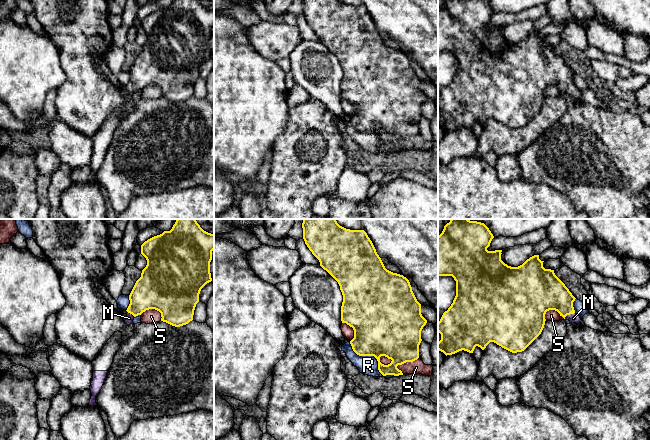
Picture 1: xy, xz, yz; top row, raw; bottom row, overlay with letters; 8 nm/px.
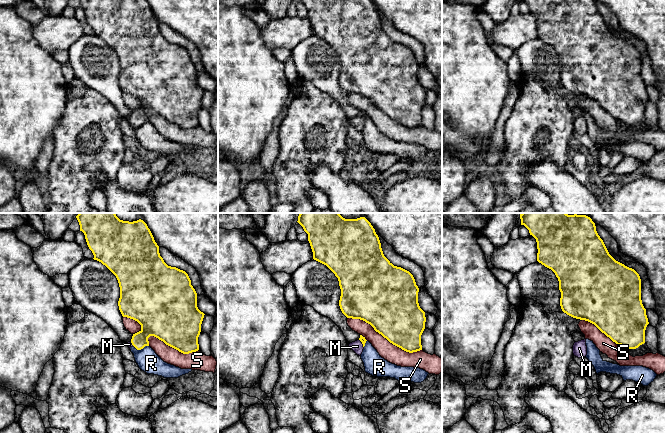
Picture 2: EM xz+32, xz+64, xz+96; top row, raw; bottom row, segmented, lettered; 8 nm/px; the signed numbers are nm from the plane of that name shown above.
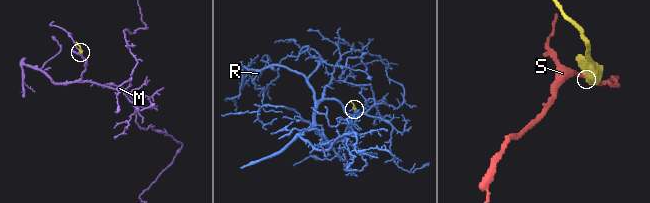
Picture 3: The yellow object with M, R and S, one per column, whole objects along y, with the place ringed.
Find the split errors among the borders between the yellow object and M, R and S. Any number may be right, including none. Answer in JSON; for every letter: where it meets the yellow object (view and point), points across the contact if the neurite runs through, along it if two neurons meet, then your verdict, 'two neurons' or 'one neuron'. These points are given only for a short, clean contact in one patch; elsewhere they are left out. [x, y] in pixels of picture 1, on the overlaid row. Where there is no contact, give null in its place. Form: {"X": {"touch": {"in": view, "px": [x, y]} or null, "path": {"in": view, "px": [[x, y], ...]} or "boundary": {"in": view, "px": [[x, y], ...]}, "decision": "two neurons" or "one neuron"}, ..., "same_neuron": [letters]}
{"M": {"touch": {"in": "yz", "px": [568, 314]}, "path": {"in": "yz", "px": [[546, 292], [568, 314], [573, 318]]}, "decision": "one neuron"}, "R": {"touch": {"in": "xz", "px": [374, 356]}, "decision": "two neurons"}, "S": {"touch": {"in": "xz", "px": [407, 361]}, "decision": "two neurons"}, "same_neuron": ["M"]}

